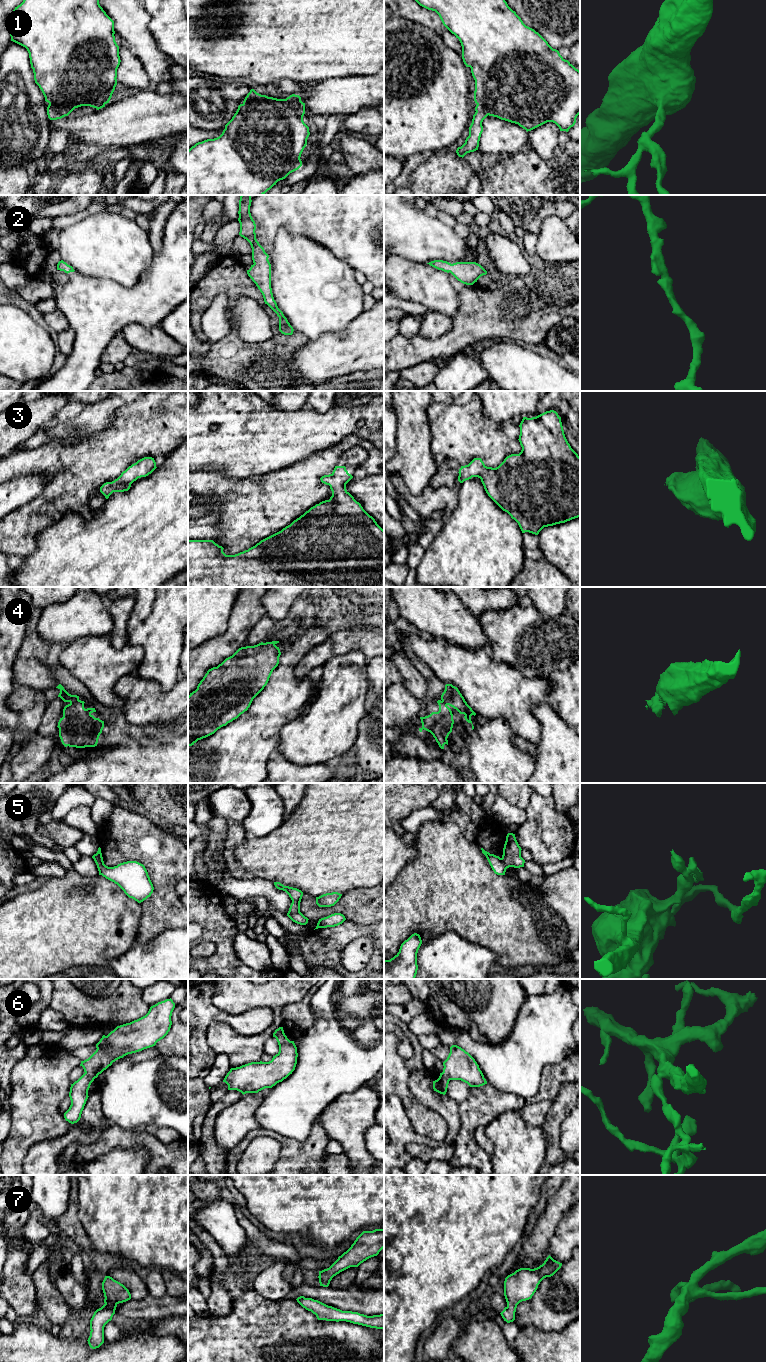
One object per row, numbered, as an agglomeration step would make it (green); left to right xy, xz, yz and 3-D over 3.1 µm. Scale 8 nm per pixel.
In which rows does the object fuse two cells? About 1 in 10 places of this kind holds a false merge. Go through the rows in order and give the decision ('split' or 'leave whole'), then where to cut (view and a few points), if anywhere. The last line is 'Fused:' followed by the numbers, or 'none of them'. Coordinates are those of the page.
1: leave whole; cut none
2: leave whole; cut none
3: leave whole; cut none
4: leave whole; cut none
5: split; cut yz (501, 858), (506, 868)
6: split; cut xz (289, 1040), (279, 1046)
7: leave whole; cut none
Fused: 5, 6

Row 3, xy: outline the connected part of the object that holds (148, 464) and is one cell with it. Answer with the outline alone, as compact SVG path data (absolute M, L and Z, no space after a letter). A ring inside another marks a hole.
M144 457L129 466L121 475L112 482L106 482L100 487L100 492L106 499L113 492L128 491L131 484L138 478L146 477L156 469L156 462L152 457Z

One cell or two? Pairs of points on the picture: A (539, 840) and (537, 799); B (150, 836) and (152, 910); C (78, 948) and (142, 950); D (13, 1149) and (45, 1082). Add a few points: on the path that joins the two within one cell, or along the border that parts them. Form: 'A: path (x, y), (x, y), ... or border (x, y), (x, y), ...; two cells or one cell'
A: path (539, 830), (539, 809); one cell
B: path (161, 854), (161, 892); one cell
C: border (134, 943), (126, 951), (113, 958), (109, 964); two cells
D: path (25, 1132), (35, 1117), (35, 1099); one cell

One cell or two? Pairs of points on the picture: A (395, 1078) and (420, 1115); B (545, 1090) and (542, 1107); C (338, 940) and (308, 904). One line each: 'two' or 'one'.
A: one
B: two
C: two

